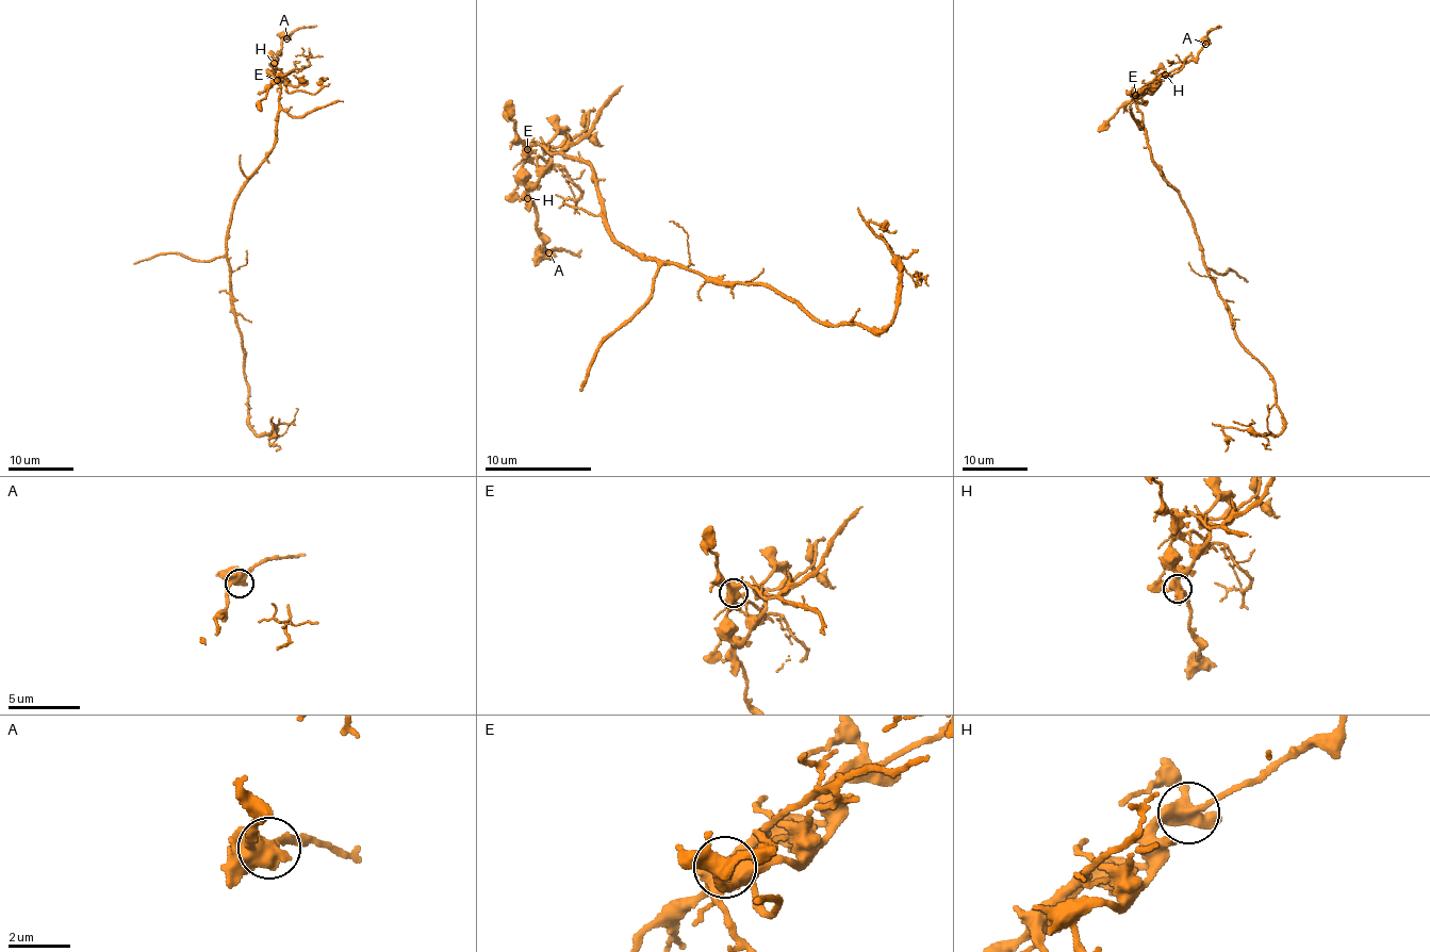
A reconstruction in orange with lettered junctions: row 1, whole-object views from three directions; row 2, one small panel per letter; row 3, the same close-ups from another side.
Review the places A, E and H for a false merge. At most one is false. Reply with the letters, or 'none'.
E

